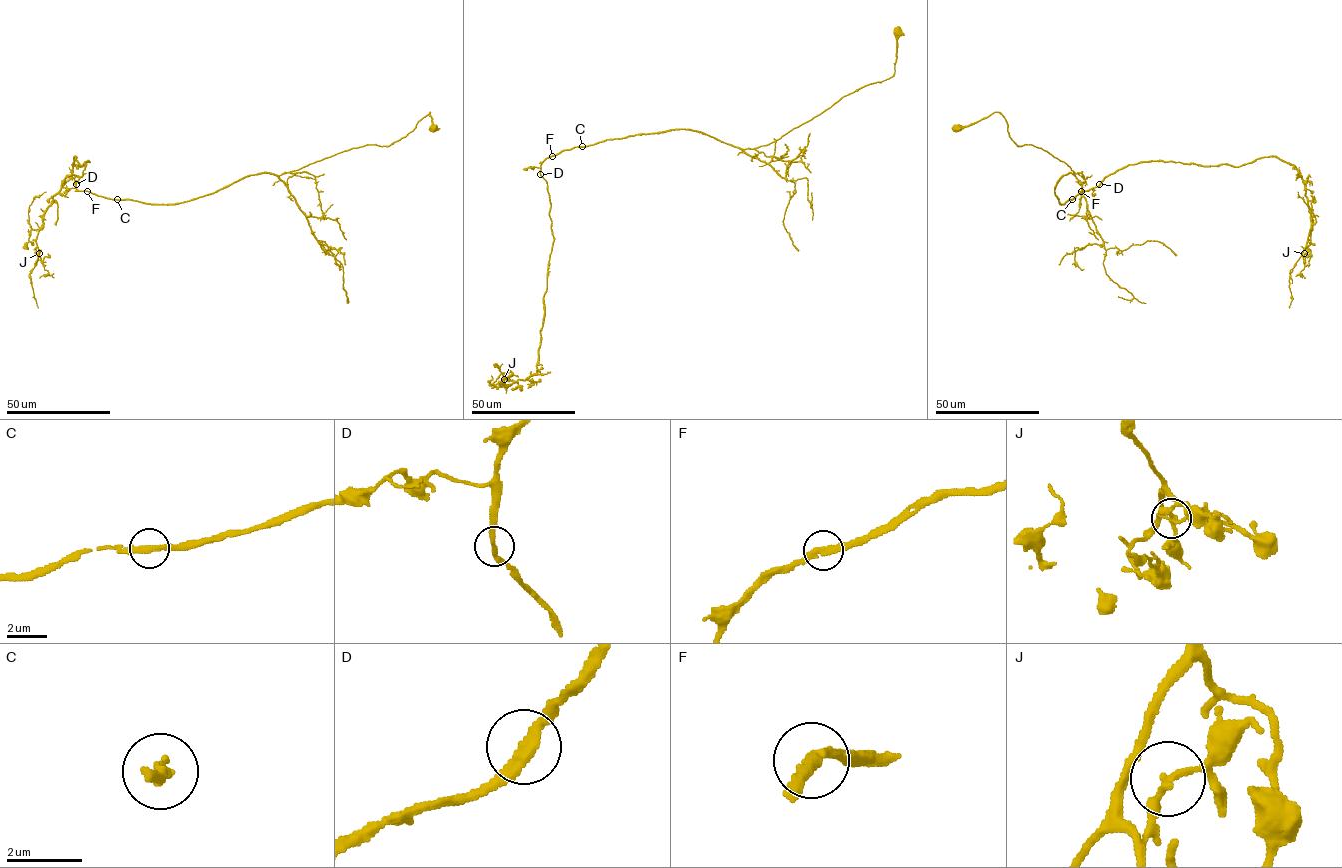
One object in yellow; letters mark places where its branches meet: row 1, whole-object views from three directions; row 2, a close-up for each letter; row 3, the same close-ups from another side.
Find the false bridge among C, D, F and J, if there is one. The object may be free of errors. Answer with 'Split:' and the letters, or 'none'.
Split: none

